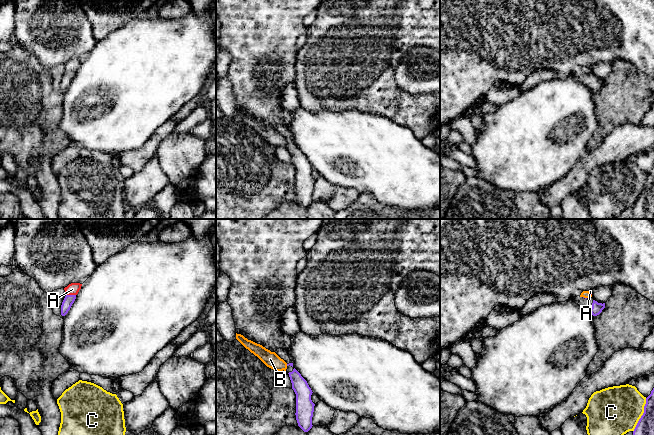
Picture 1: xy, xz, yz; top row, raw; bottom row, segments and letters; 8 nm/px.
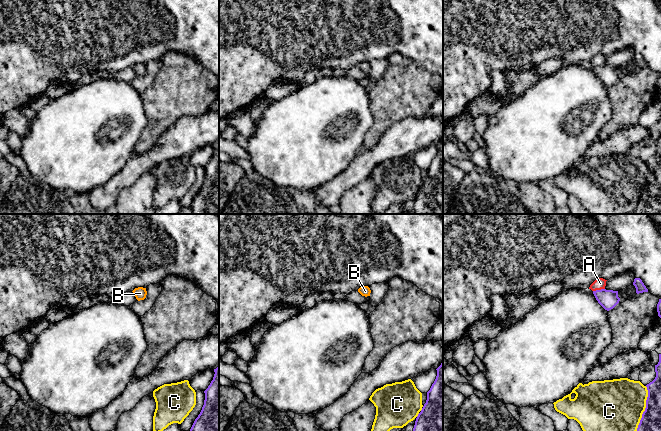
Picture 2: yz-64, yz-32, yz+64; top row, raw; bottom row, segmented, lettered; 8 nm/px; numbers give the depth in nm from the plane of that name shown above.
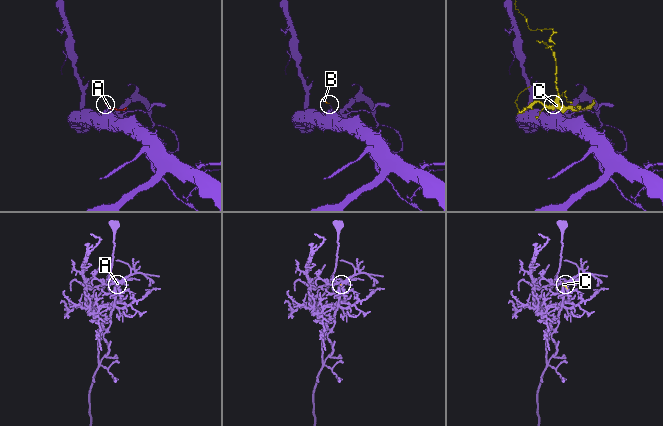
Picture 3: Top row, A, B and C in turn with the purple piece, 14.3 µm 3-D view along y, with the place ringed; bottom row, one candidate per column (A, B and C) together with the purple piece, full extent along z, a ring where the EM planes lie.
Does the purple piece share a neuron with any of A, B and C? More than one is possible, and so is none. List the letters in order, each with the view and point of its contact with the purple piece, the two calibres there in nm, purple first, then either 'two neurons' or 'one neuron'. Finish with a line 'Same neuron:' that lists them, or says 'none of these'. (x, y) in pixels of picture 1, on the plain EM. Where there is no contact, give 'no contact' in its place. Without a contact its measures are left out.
A: xy (71, 71) | 80/100 nm | two neurons
B: yz (585, 74) | 20/60 nm | two neurons
C: yz (642, 191) | 180/400 nm | two neurons
Same neuron: none of these

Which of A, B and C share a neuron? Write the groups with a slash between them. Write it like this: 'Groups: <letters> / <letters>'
Groups: A B / C

